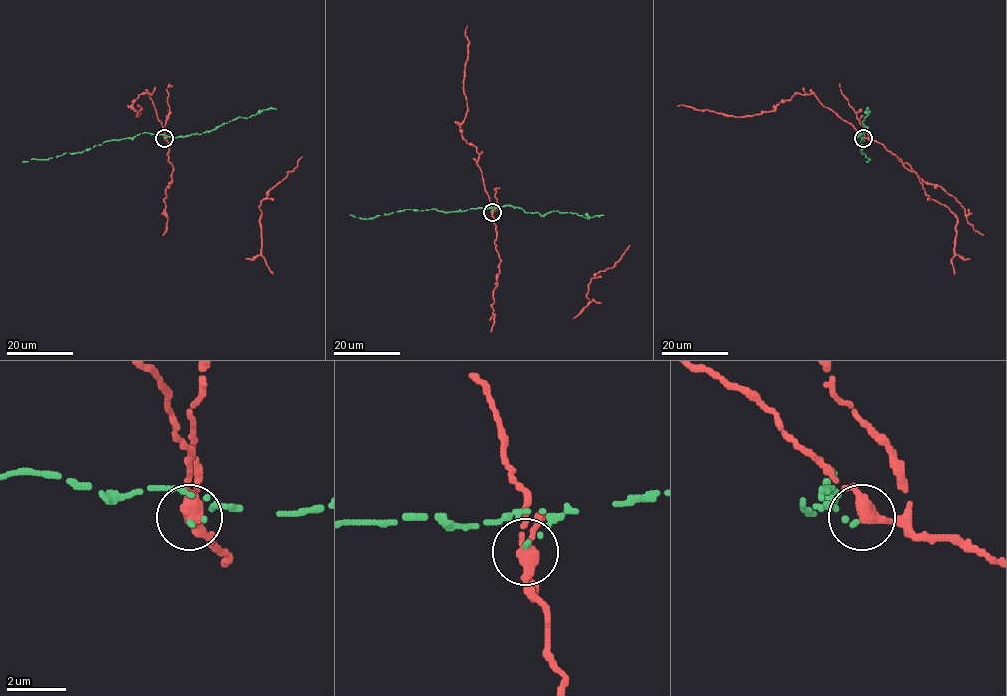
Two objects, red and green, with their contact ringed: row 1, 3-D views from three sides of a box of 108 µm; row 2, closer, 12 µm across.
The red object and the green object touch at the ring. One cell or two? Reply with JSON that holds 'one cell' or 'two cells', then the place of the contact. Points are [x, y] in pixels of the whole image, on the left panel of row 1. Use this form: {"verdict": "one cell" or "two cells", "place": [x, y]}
{"verdict": "two cells", "place": [164, 138]}

